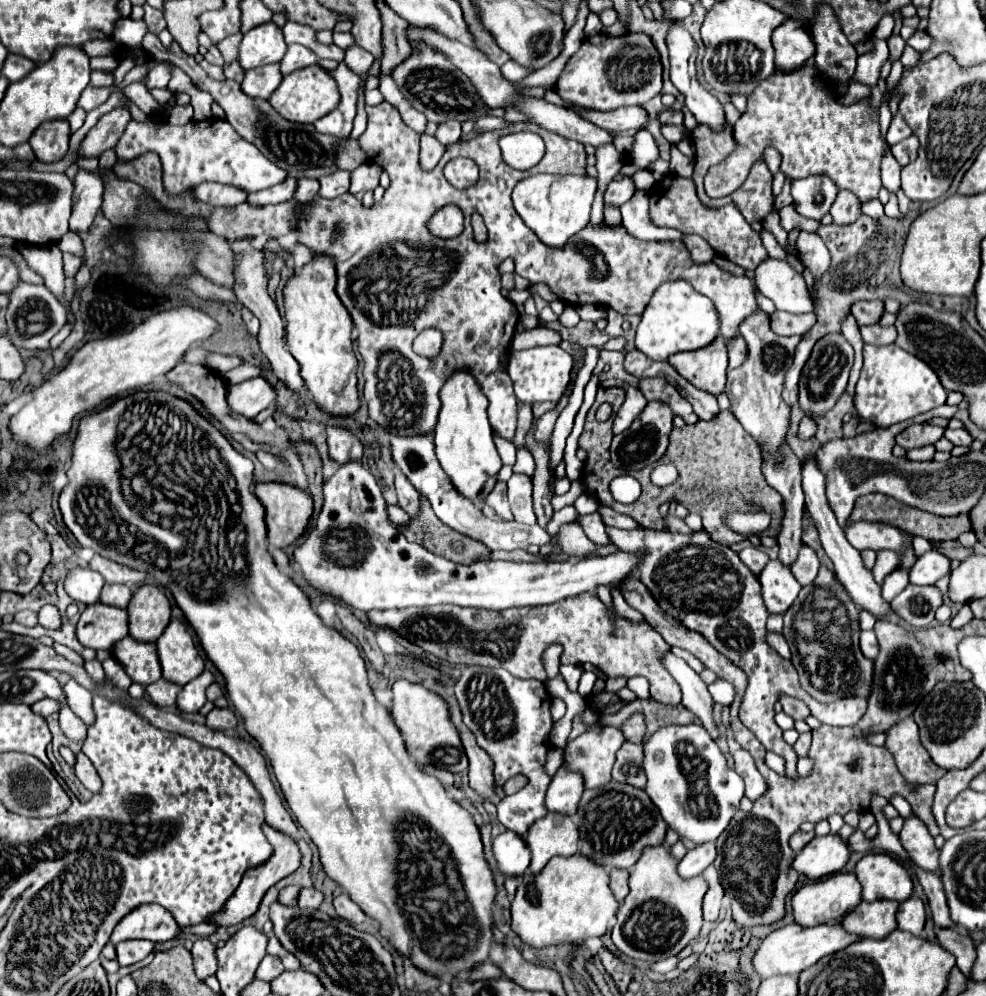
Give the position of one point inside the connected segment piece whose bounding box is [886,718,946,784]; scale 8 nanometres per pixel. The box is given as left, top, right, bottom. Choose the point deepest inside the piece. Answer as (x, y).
(903, 741)

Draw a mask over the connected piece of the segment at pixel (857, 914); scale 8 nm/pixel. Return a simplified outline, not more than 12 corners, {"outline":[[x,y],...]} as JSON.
{"outline":[[894,900],[862,902],[844,918],[852,934],[882,940],[896,930]]}

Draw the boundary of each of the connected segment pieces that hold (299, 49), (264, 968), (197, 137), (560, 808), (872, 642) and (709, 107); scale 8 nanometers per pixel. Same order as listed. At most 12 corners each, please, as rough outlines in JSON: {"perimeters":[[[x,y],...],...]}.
{"perimeters":[[[300,44],[288,46],[280,72],[316,64],[316,54]],[[264,956],[256,970],[258,980],[274,980],[284,972],[278,956]],[[130,120],[120,162],[156,152],[170,196],[202,182],[252,194],[282,168],[226,120]],[[562,764],[548,786],[550,812],[576,814],[584,778]],[[861,631],[862,654],[874,660],[878,640],[874,631]],[[688,30],[666,34],[670,82],[700,124],[726,126],[724,108],[696,78],[698,46]]]}

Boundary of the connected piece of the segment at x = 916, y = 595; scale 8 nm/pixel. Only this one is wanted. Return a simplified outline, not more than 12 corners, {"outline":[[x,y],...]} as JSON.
{"outline":[[908,584],[890,604],[904,622],[926,628],[942,606],[936,586]]}

